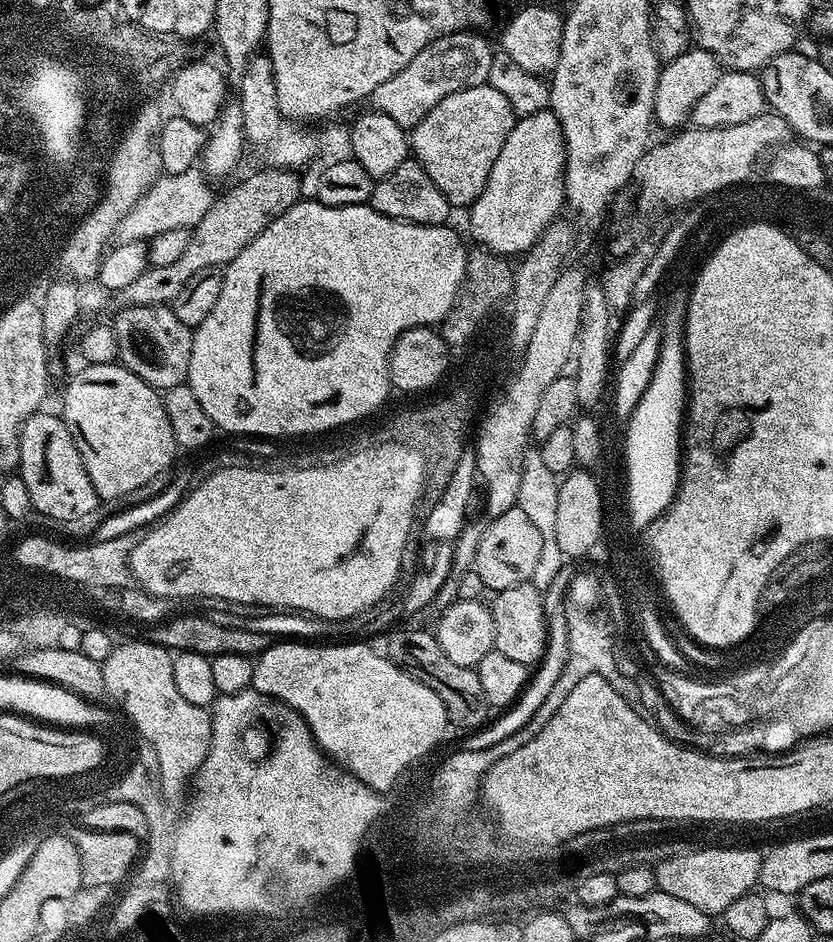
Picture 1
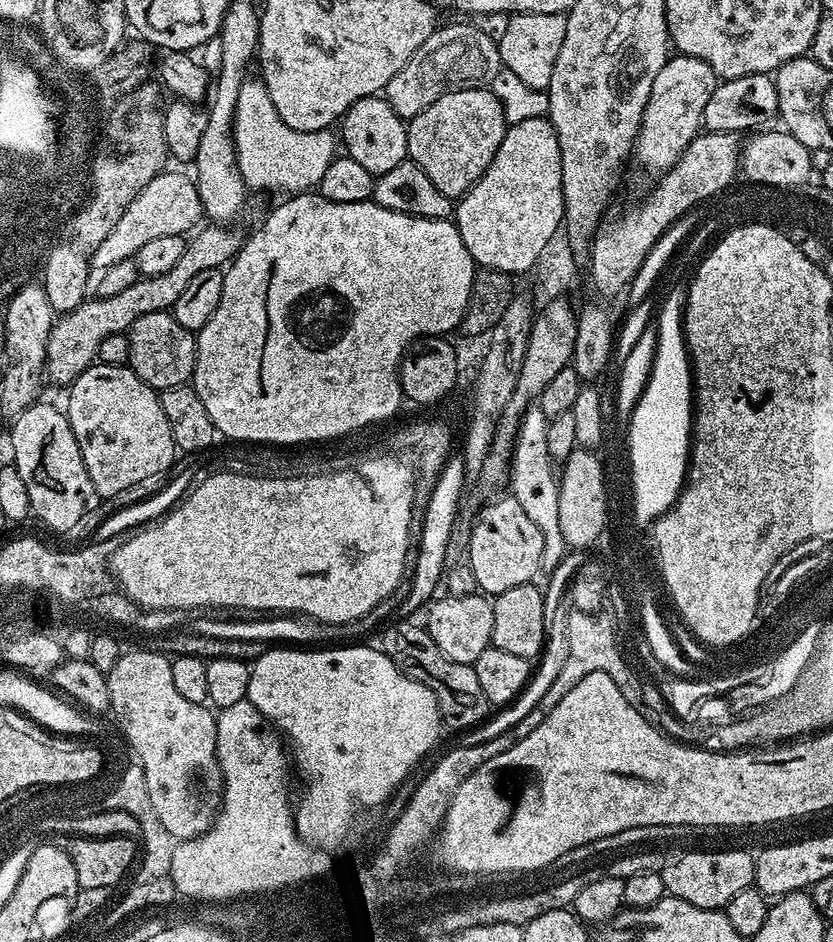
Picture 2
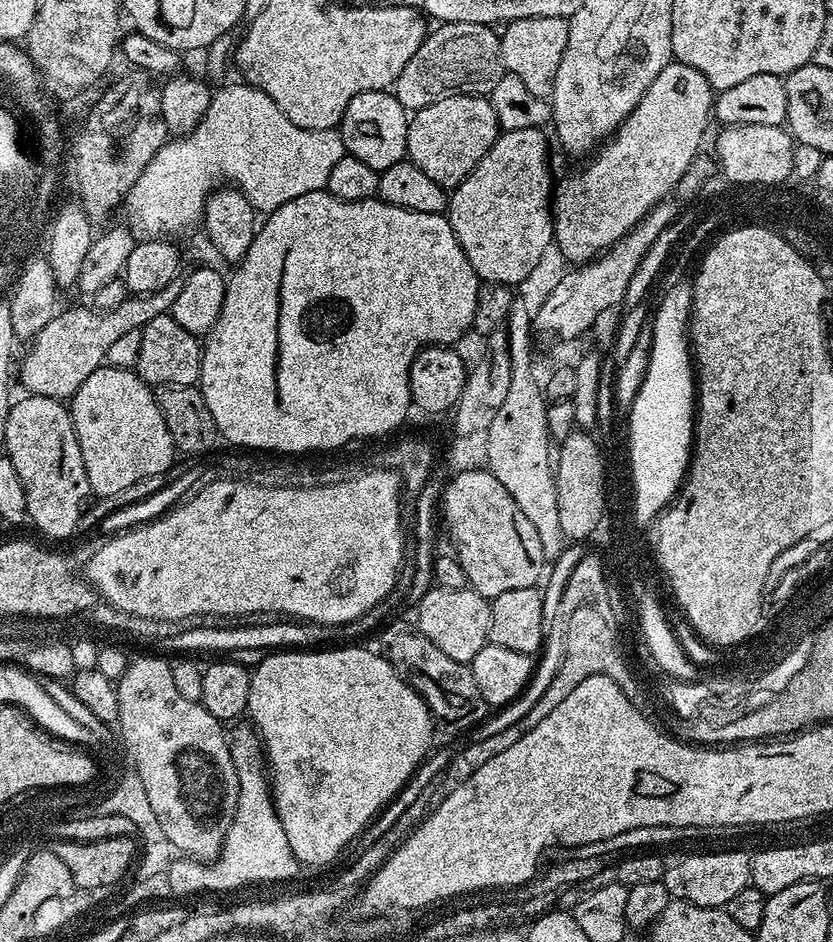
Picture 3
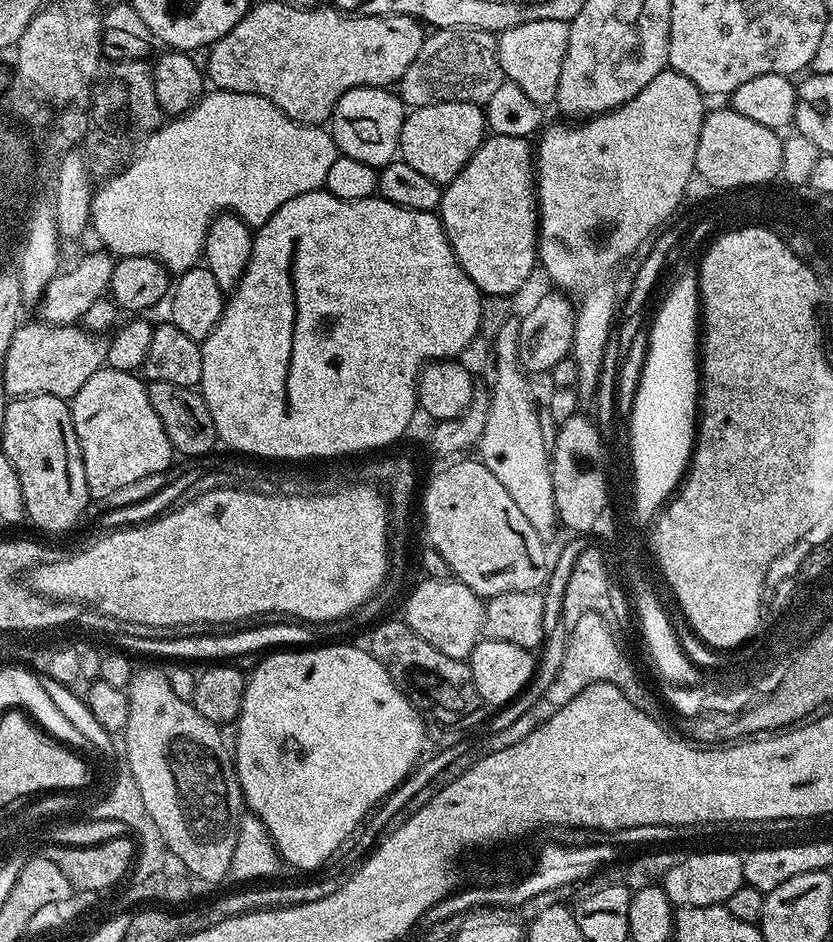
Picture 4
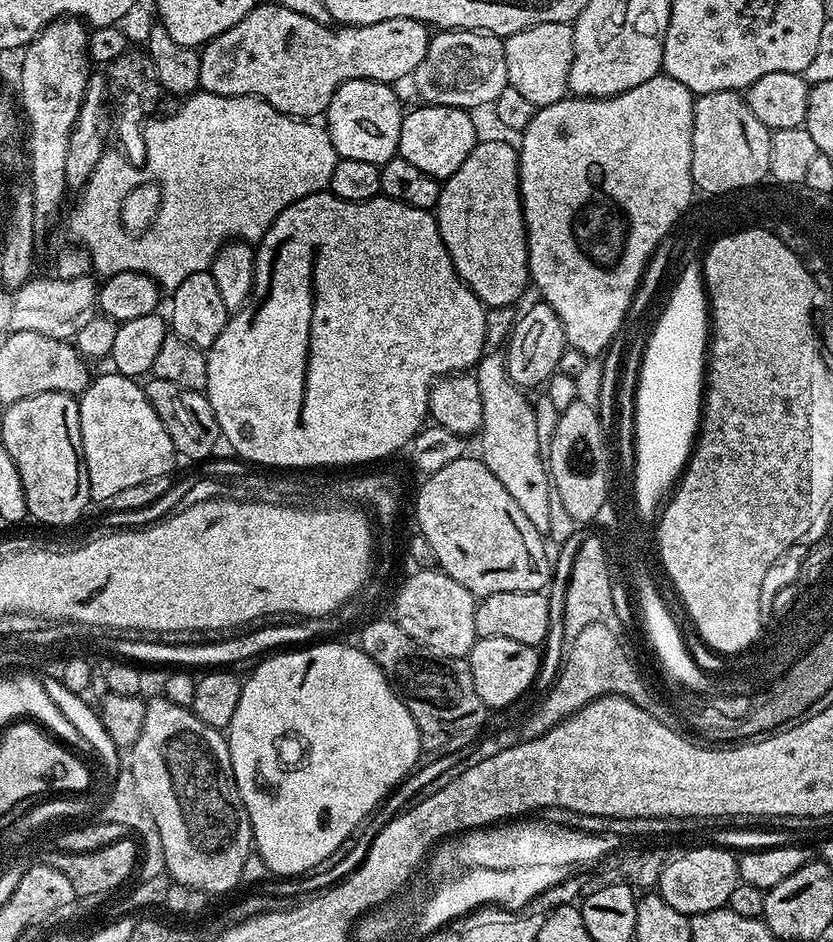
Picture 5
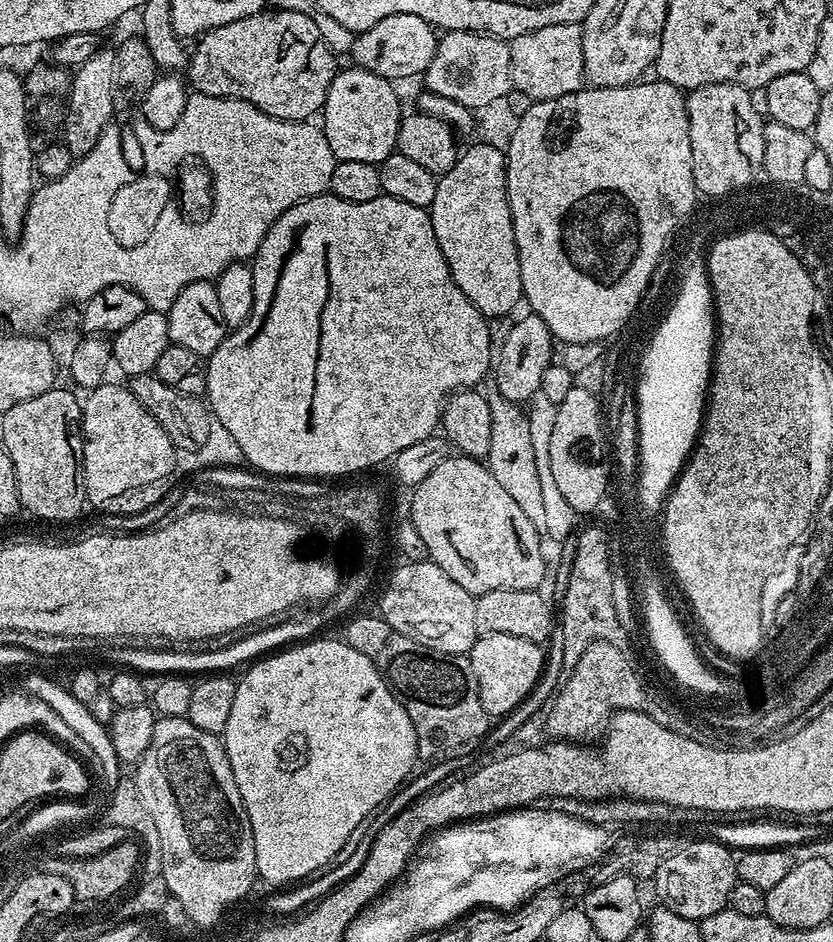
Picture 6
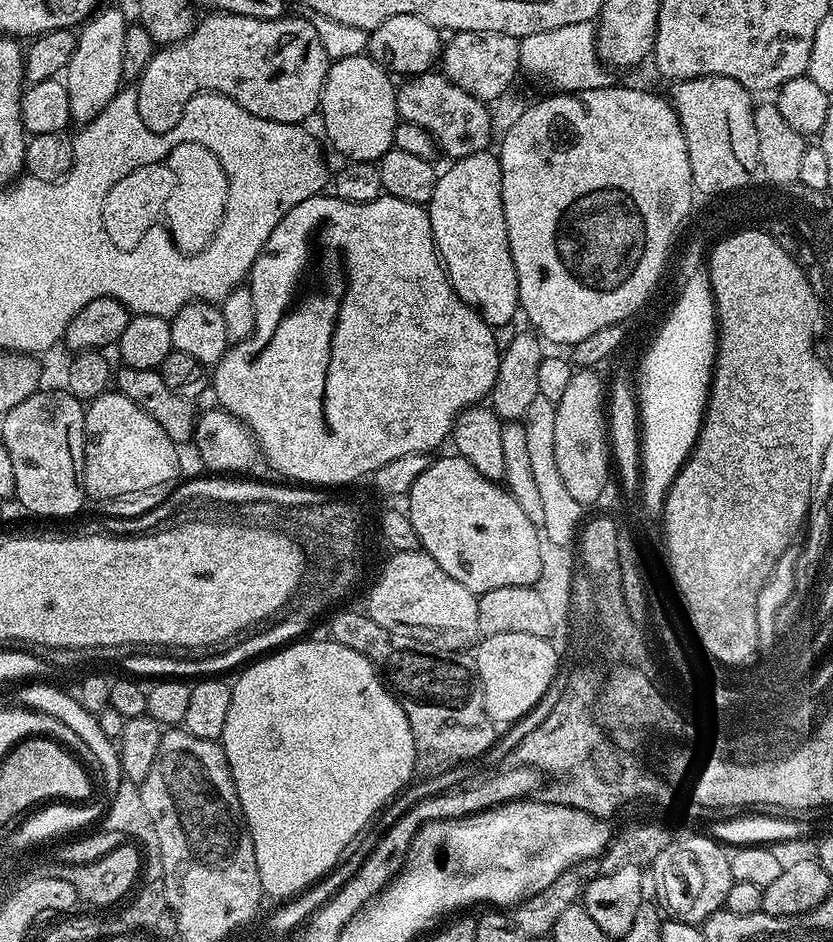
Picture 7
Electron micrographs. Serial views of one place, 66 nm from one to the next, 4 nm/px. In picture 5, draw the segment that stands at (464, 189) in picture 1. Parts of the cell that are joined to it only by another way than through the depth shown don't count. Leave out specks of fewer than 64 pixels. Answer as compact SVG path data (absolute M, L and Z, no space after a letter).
M424 104L411 112L405 111L402 118L402 130L398 138L399 156L418 170L430 174L438 181L445 181L474 150L478 142L476 124L472 121L473 113L462 108L451 108L441 104Z

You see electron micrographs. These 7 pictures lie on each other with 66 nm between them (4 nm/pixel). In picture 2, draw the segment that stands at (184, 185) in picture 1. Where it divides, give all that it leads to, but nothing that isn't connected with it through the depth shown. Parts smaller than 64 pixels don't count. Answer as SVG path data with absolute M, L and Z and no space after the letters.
M163 170L158 178L150 178L150 182L138 190L134 202L130 202L122 218L118 218L118 226L114 226L114 230L102 238L97 248L91 249L91 267L103 270L114 266L114 262L131 260L138 250L142 250L142 245L153 238L162 238L166 234L184 236L191 233L203 216L204 207L198 198L195 179L191 175L183 176L180 172Z

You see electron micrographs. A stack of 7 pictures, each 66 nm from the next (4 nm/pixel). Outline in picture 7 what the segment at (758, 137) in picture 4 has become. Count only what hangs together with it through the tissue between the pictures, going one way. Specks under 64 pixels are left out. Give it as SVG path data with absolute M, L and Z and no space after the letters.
M699 76L693 80L677 80L671 85L670 99L675 108L682 134L686 138L686 150L690 154L690 162L702 170L700 184L717 190L730 190L735 193L744 188L752 180L752 175L758 172L759 142L755 129L754 96L747 88L743 88L734 78L721 76Z

